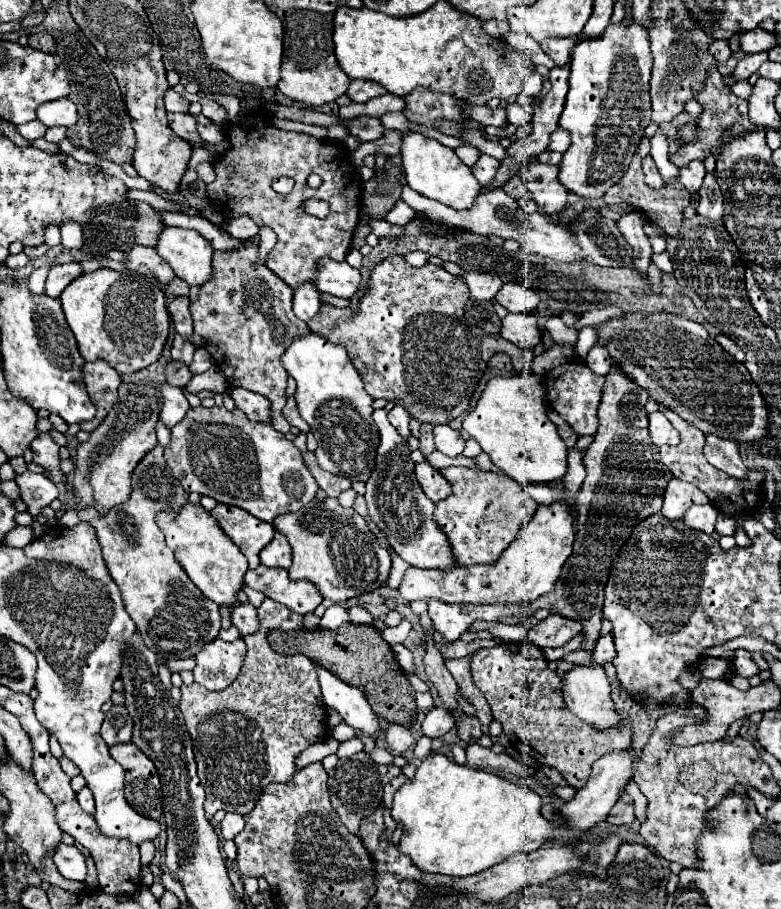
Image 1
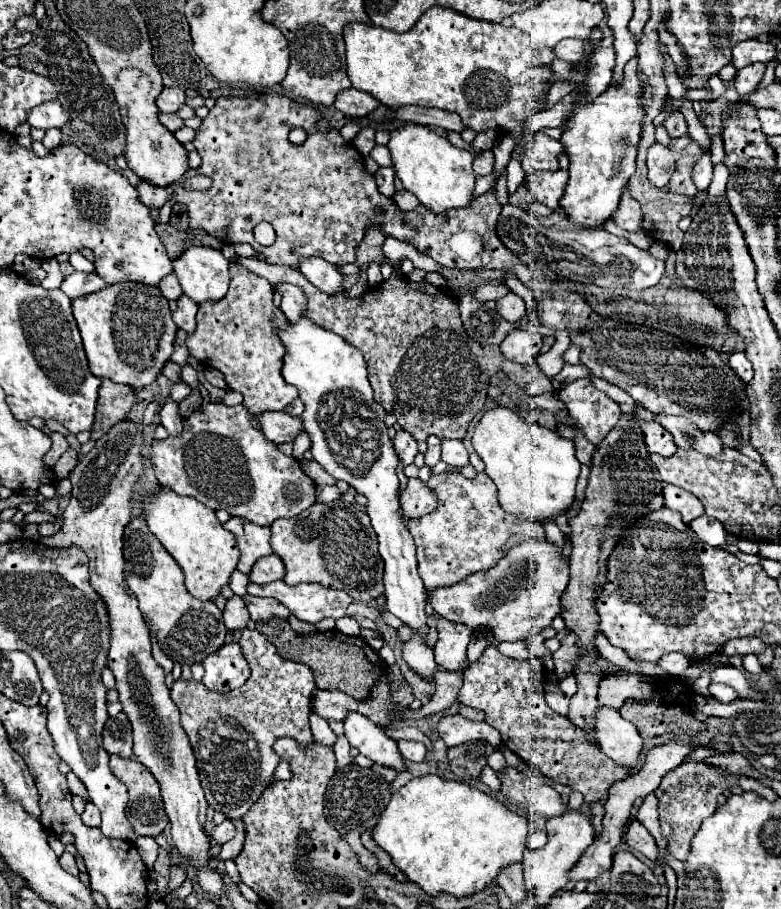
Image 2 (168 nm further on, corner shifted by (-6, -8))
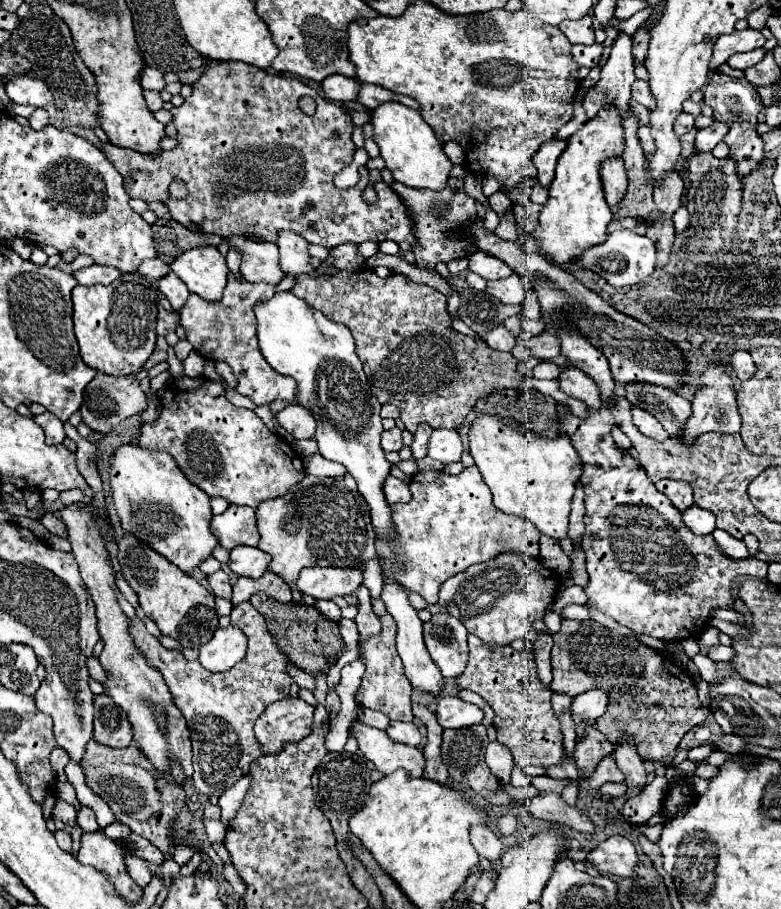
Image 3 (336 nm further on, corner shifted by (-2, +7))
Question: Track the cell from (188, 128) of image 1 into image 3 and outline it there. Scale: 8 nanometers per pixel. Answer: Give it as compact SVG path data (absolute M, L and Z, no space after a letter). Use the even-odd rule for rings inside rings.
M144 91L144 99L146 99L150 111L158 111L158 109L164 107L164 101L162 101L158 91Z

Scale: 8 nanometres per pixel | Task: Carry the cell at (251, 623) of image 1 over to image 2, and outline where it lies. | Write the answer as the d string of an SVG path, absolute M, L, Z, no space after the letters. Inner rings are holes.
M232 596L226 600L226 608L224 608L224 624L228 630L238 630L244 628L248 624L250 616L248 610L244 608L244 600L240 596Z

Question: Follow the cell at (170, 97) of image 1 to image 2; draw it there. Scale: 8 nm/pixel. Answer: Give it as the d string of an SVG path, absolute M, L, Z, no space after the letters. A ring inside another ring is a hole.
M164 88L156 98L156 106L160 112L176 112L184 104L184 90L180 88Z

